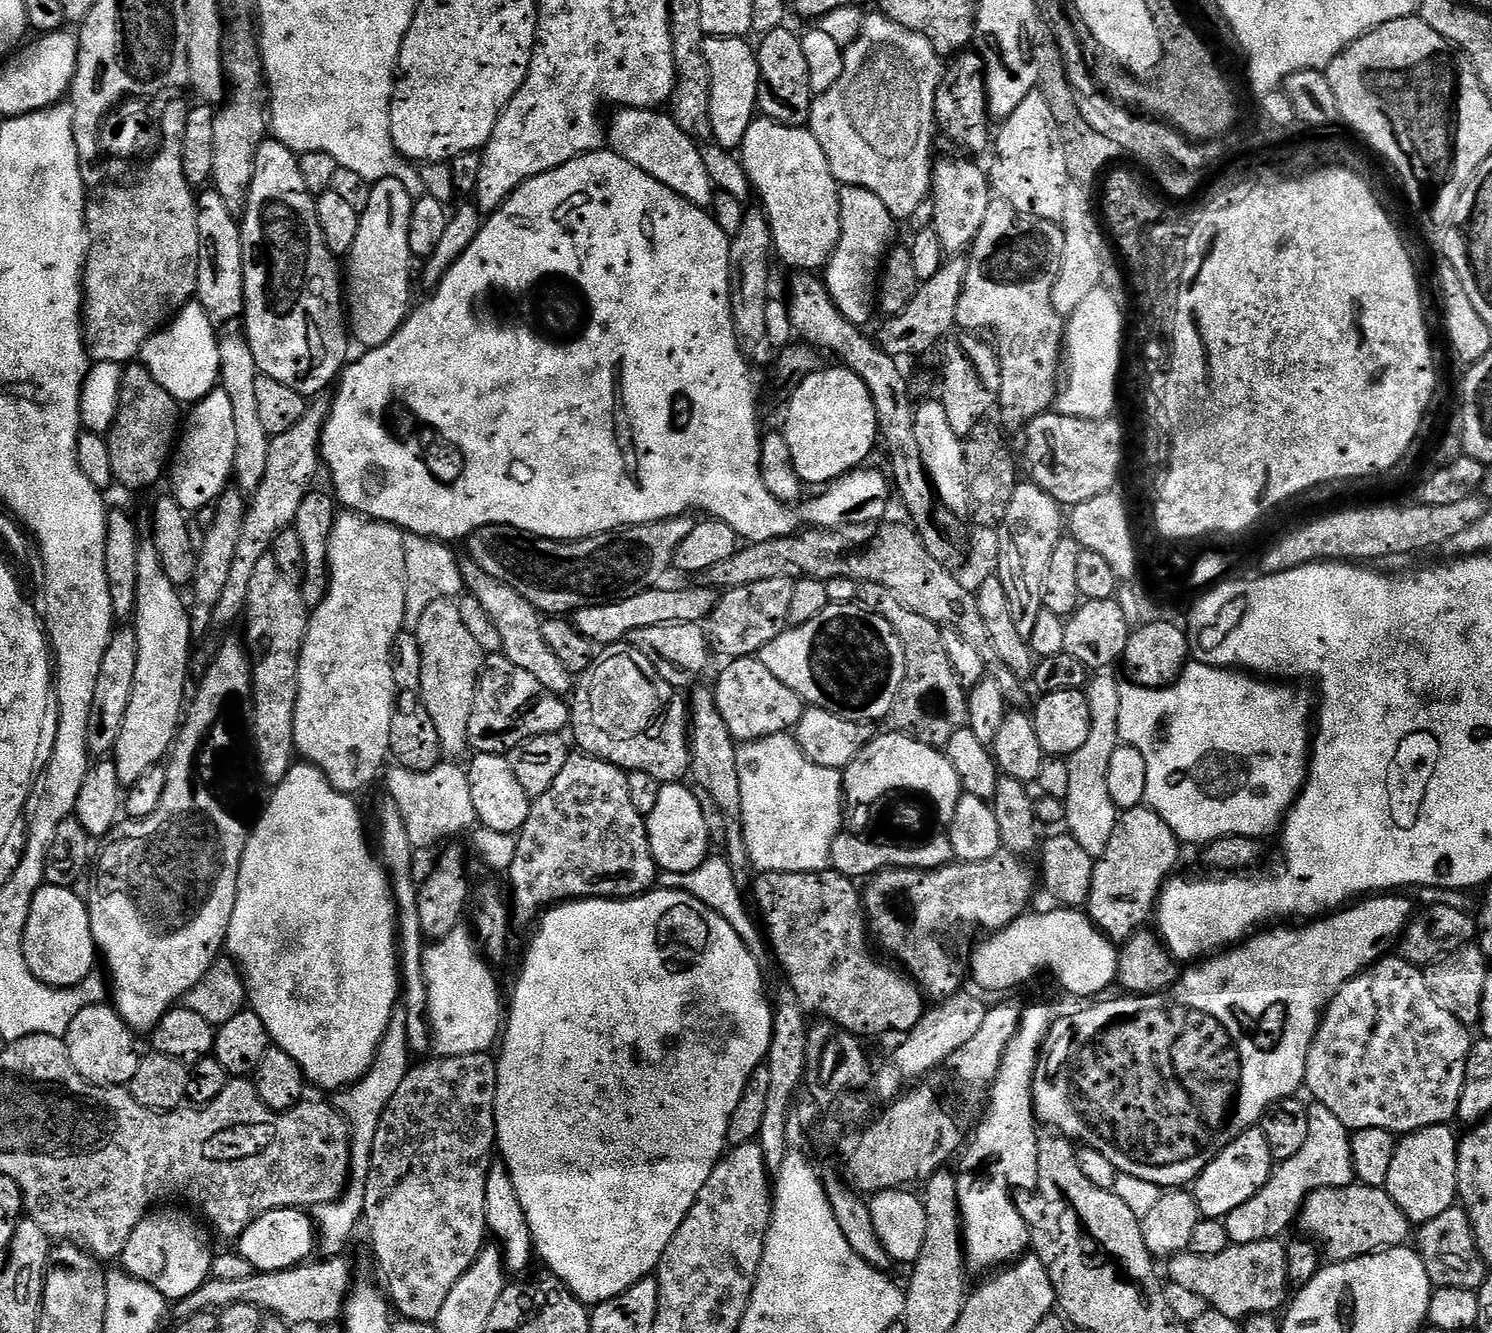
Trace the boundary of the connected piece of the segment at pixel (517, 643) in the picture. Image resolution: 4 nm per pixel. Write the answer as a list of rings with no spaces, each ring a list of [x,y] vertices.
[[[461,559],[460,569],[467,595],[482,602],[486,614],[490,614],[490,622],[494,622],[494,627],[502,637],[502,654],[506,659],[514,662],[514,666],[526,670],[526,674],[534,674],[534,678],[538,678],[546,690],[557,694],[571,693],[574,688],[573,673],[568,672],[566,666],[562,666],[561,660],[554,655],[554,650],[546,646],[546,638],[542,638],[542,616],[536,607],[528,604],[526,598],[518,594],[518,590],[498,582],[498,578],[490,578],[490,574],[486,574],[486,570],[482,570],[473,560]]]

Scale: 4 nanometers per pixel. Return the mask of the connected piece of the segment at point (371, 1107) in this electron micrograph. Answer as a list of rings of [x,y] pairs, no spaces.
[[[397,1010],[392,1015],[390,1026],[376,1051],[372,1068],[358,1083],[350,1084],[347,1088],[335,1093],[334,1107],[344,1115],[349,1125],[361,1124],[362,1127],[368,1128],[367,1130],[376,1129],[390,1098],[394,1098],[398,1086],[402,1086],[402,1078],[406,1078],[410,1067],[408,1056],[410,1057],[410,1049],[406,1038],[406,1014],[402,1010]]]

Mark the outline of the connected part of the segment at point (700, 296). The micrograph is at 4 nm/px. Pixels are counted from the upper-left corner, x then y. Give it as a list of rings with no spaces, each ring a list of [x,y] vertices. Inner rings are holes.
[[[611,150],[588,152],[559,168],[530,178],[483,221],[478,238],[474,238],[471,246],[458,258],[452,267],[452,275],[435,285],[432,300],[426,301],[421,308],[413,307],[404,325],[386,343],[367,349],[361,360],[353,359],[345,367],[335,385],[336,397],[331,397],[328,421],[320,435],[322,464],[332,475],[335,499],[345,509],[361,516],[392,524],[413,536],[432,536],[445,542],[467,541],[474,530],[491,524],[505,524],[547,540],[585,540],[587,536],[603,536],[632,524],[656,524],[693,510],[726,522],[744,542],[757,544],[779,536],[793,536],[801,527],[797,509],[770,494],[760,473],[760,380],[752,373],[740,349],[742,341],[732,321],[731,245],[731,239],[722,226],[718,226],[715,216],[689,200],[683,200],[677,192],[662,186],[662,182],[650,178],[650,174],[638,170],[638,166],[626,162],[626,158]],[[554,268],[580,275],[583,287],[588,288],[588,297],[593,298],[596,312],[593,329],[582,345],[574,350],[554,350],[527,334],[517,334],[511,328],[477,324],[473,319],[469,302],[490,282],[522,286],[540,276],[540,272]]]

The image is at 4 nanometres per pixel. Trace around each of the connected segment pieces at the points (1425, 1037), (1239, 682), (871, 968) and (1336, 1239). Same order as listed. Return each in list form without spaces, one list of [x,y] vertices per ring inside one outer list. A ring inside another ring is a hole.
[[[1403,958],[1392,959],[1379,960],[1371,968],[1359,972],[1338,992],[1335,999],[1332,1000],[1332,1007],[1327,1009],[1324,1013],[1325,1018],[1321,1019],[1320,1032],[1324,1034],[1317,1034],[1310,1046],[1306,1074],[1304,1075],[1306,1092],[1312,1095],[1311,1099],[1315,1103],[1326,1106],[1326,1110],[1330,1110],[1330,1114],[1334,1114],[1334,1118],[1338,1118],[1338,1122],[1342,1122],[1342,1126],[1352,1132],[1358,1130],[1386,1130],[1393,1134],[1407,1134],[1430,1126],[1448,1124],[1452,1120],[1455,1121],[1457,1119],[1456,1111],[1460,1105],[1462,1090],[1466,1082],[1466,1066],[1474,1043],[1474,1036],[1468,1033],[1471,1032],[1469,1025],[1458,1022],[1458,1018],[1454,1018],[1454,1014],[1450,1014],[1450,1010],[1438,1006],[1438,998],[1434,998],[1434,994],[1430,994],[1430,986],[1426,986],[1424,973],[1417,965]],[[1335,1016],[1337,1016],[1337,1029],[1332,1028],[1331,1022],[1328,1021],[1328,1019],[1334,1019]]]
[[[1192,662],[1180,673],[1175,684],[1166,688],[1142,688],[1137,687],[1136,692],[1121,691],[1120,705],[1118,706],[1118,730],[1123,743],[1142,754],[1146,760],[1146,794],[1144,799],[1147,807],[1153,808],[1174,830],[1177,840],[1188,844],[1200,844],[1207,846],[1213,840],[1221,840],[1224,836],[1247,836],[1249,838],[1261,838],[1272,827],[1279,825],[1288,814],[1296,797],[1300,795],[1300,789],[1308,778],[1308,762],[1310,759],[1310,712],[1308,716],[1308,700],[1300,692],[1292,688],[1283,688],[1283,683],[1269,682],[1264,678],[1257,678],[1252,674],[1245,674],[1240,670],[1225,670],[1210,664]]]
[[[831,870],[760,872],[754,880],[755,892],[755,911],[762,928],[764,923],[767,947],[772,956],[776,955],[781,970],[788,975],[787,987],[798,994],[798,1002],[805,1012],[821,1021],[837,1024],[839,1028],[861,1038],[880,1036],[883,1032],[907,1034],[911,1028],[918,1026],[926,1011],[926,997],[921,992],[920,985],[907,972],[872,957],[872,952],[868,949],[870,933],[864,914],[862,892],[857,881]]]
[[[1353,1182],[1344,1188],[1323,1188],[1311,1192],[1300,1208],[1298,1228],[1322,1249],[1329,1261],[1356,1260],[1385,1248],[1398,1248],[1409,1243],[1410,1222],[1384,1188],[1371,1188]]]

